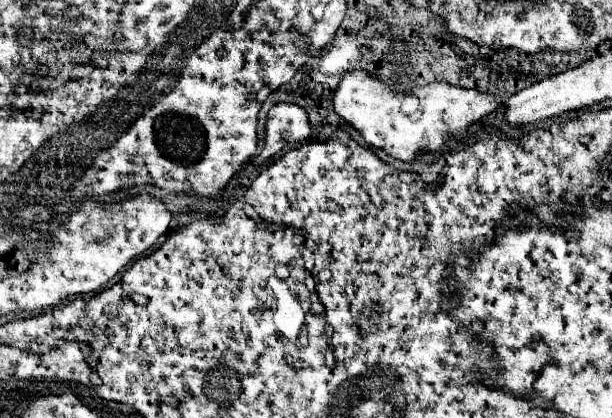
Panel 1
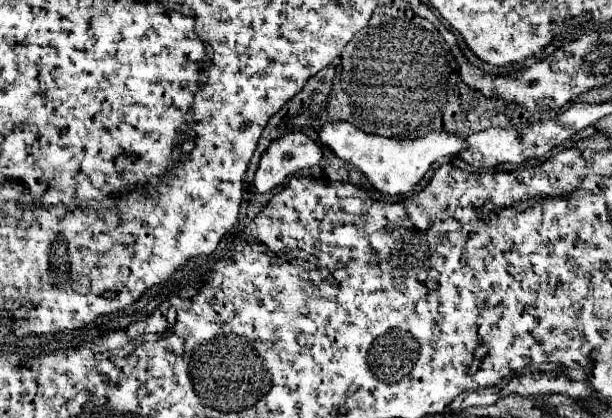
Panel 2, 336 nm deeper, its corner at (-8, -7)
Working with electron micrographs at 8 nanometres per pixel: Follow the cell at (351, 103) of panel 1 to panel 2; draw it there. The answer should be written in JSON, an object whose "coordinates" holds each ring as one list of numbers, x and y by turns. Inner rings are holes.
{"coordinates":[[344,122,326,124,318,136,320,144,328,146,338,158,350,162,356,170,360,170,380,194,390,194,390,196,410,192,424,178,424,174,428,172,434,160,438,160,440,156,454,156,466,146,466,140,446,132,440,134,432,132,416,140,396,140,396,138,368,136,366,132,360,132,358,128,352,128,352,124]]}

